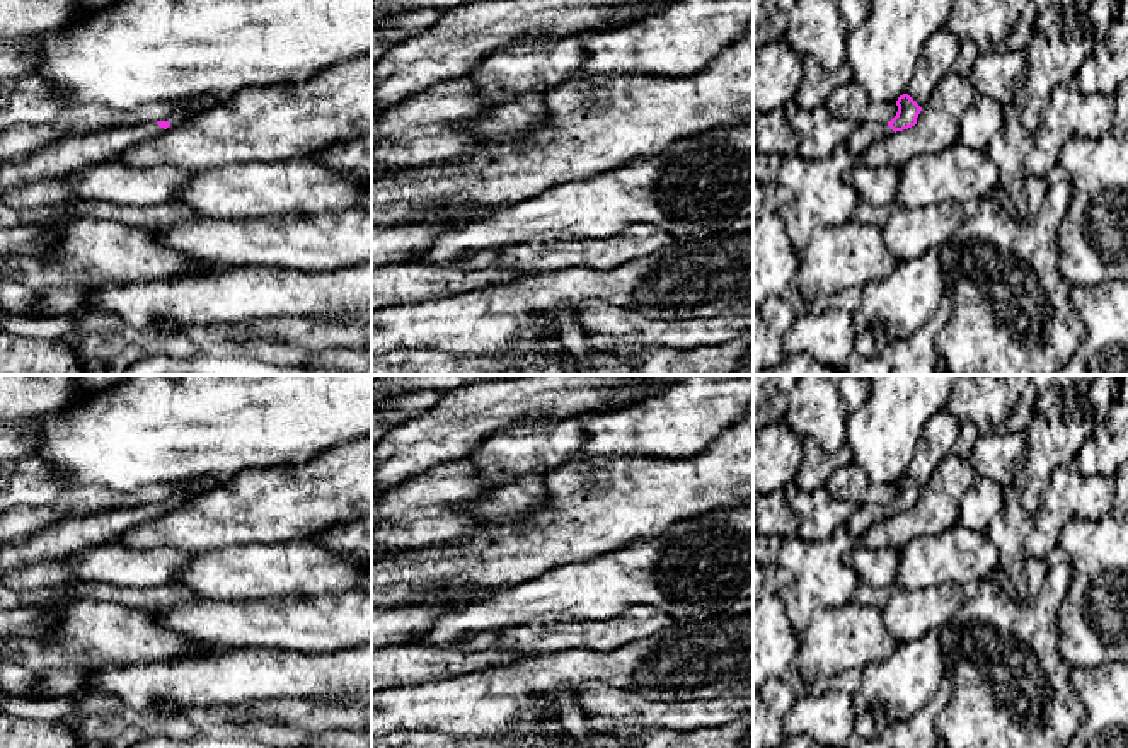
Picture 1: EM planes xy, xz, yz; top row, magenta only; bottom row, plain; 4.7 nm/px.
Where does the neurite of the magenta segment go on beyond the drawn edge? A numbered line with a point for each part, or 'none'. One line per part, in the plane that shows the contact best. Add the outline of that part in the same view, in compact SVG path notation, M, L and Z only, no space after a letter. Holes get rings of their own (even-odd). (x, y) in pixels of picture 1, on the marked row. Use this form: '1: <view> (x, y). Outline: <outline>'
1: xy (57, 161). Outline: M153 123L107 126L85 135L61 138L29 157L0 164L0 187L10 189L36 181L60 181L77 170L119 160L121 153L165 129Z

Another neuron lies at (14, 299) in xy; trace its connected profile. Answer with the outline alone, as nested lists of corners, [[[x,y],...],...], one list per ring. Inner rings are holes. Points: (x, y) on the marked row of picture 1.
[[[0,278],[0,307],[5,312],[32,315],[36,303],[37,293],[12,279]]]

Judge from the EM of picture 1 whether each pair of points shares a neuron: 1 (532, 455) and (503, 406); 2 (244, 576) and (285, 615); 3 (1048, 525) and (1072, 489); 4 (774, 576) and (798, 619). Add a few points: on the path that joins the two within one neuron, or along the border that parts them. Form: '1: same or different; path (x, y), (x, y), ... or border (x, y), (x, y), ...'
1: different; border (510, 423), (488, 435), (476, 447)
2: different; border (307, 595), (229, 602)
3: same; path (1052, 517), (1067, 498)
4: different; border (776, 563), (793, 575), (793, 580), (781, 592)

